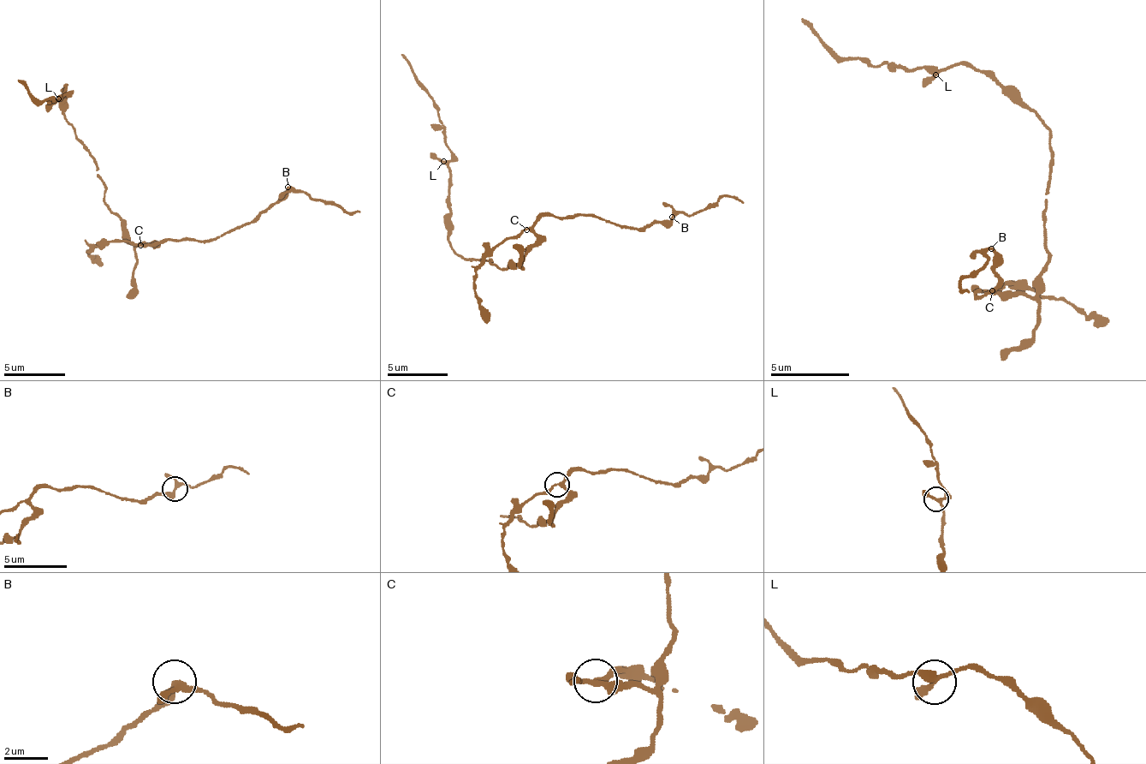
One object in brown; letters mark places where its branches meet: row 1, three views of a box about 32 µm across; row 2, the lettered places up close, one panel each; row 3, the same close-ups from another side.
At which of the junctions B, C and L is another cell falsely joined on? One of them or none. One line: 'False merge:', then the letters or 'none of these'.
False merge: none of these

